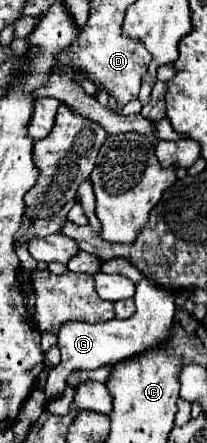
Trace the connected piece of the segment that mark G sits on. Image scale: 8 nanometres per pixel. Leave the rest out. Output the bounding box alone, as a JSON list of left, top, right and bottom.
[57,278,175,374]

